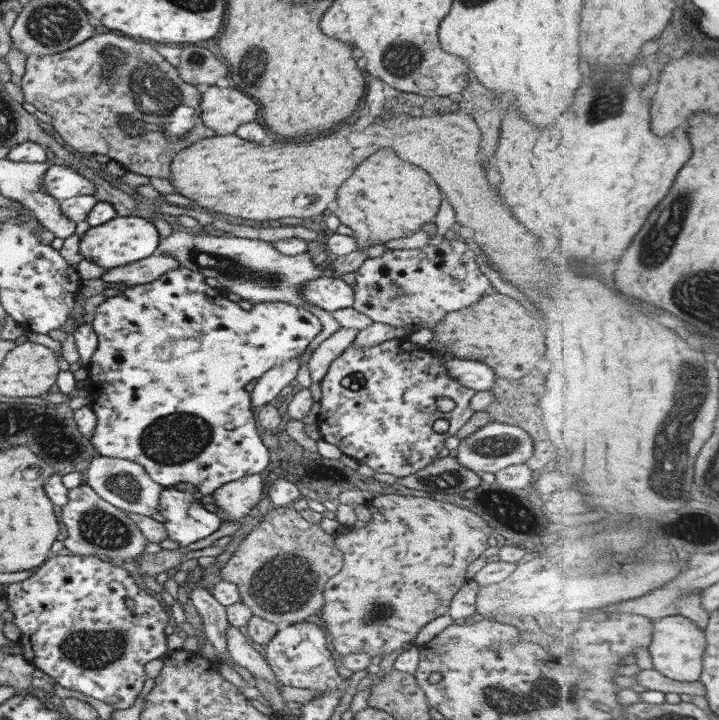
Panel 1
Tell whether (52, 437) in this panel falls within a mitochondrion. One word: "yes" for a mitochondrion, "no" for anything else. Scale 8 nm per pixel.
yes

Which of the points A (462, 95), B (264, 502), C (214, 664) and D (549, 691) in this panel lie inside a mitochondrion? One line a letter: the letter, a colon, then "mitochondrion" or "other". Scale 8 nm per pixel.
A: other
B: other
C: other
D: mitochondrion

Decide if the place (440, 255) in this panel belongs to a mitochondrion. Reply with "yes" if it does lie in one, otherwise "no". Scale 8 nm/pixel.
no

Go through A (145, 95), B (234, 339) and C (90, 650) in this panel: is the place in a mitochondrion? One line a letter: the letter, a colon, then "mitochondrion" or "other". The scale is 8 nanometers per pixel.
A: mitochondrion
B: other
C: mitochondrion

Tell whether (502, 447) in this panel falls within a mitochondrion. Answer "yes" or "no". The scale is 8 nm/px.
yes

